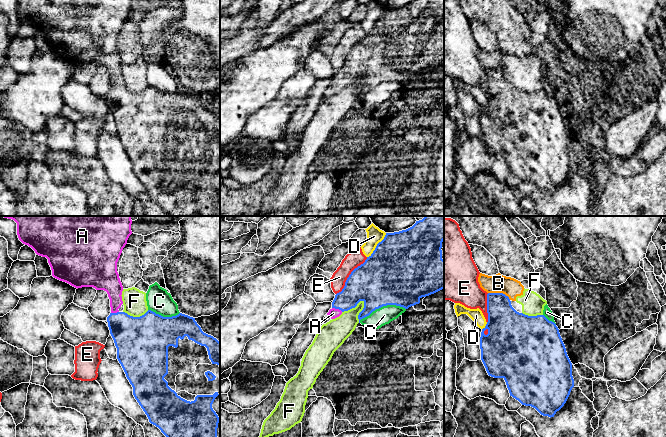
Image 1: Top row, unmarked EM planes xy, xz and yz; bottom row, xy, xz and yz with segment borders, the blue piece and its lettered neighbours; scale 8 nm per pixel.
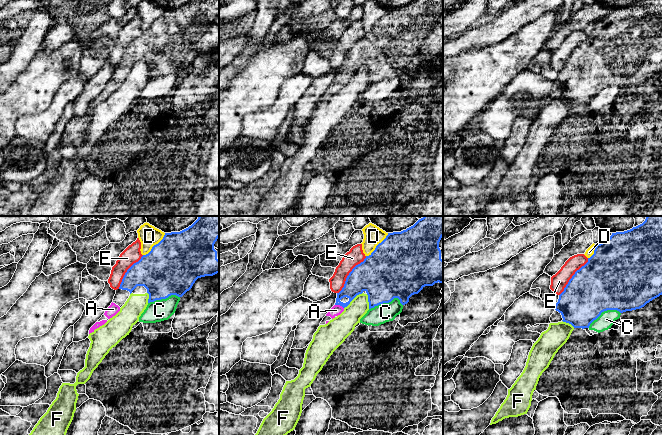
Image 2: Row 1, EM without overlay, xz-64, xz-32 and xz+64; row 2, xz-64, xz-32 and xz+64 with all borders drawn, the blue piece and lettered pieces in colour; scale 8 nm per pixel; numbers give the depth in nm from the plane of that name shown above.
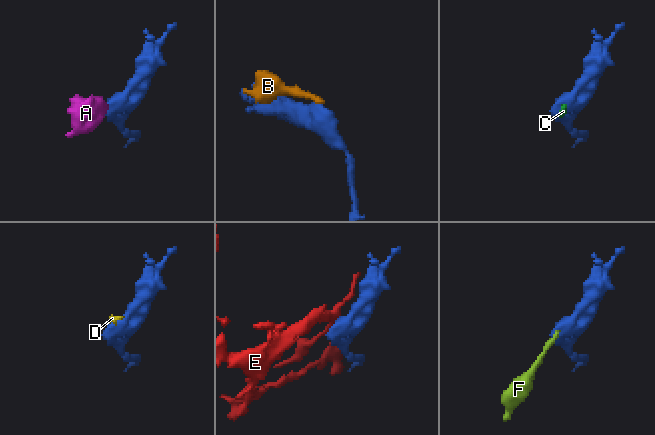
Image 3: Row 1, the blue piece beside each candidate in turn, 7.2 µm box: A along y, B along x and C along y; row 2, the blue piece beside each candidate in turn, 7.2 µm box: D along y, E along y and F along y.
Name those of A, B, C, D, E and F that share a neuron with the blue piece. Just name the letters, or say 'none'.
A

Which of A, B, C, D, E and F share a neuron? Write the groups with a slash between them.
A / B F / C D / E

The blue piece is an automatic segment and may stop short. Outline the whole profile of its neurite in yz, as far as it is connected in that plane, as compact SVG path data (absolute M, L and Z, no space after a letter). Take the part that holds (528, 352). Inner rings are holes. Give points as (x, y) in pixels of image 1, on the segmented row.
M503 293L487 294L487 313L488 322L481 332L480 349L481 360L488 375L503 378L510 396L522 405L535 408L543 416L554 417L556 412L564 406L574 387L572 363L558 327L544 315L528 316L517 312L512 307L509 297Z

